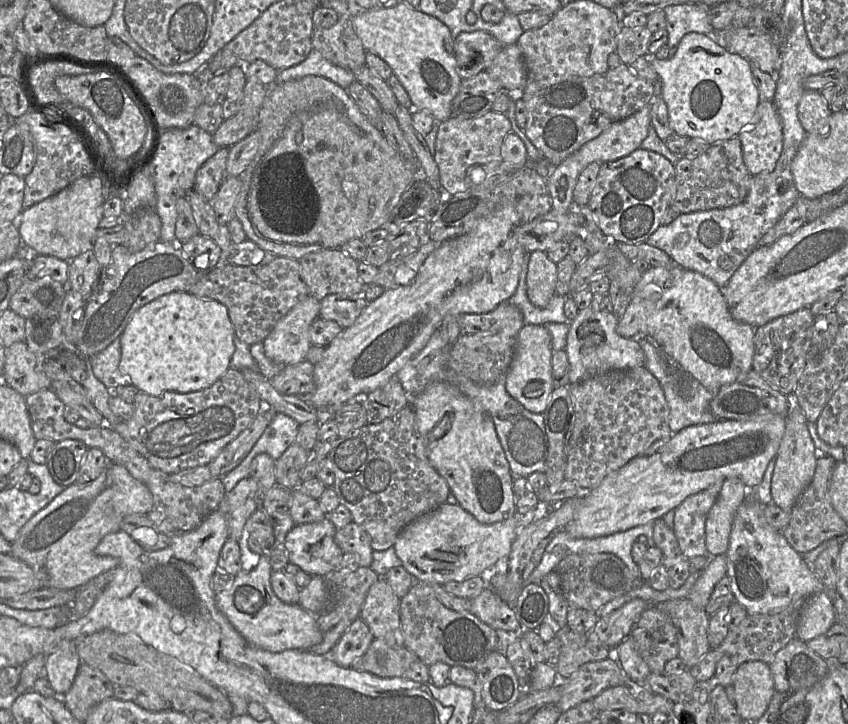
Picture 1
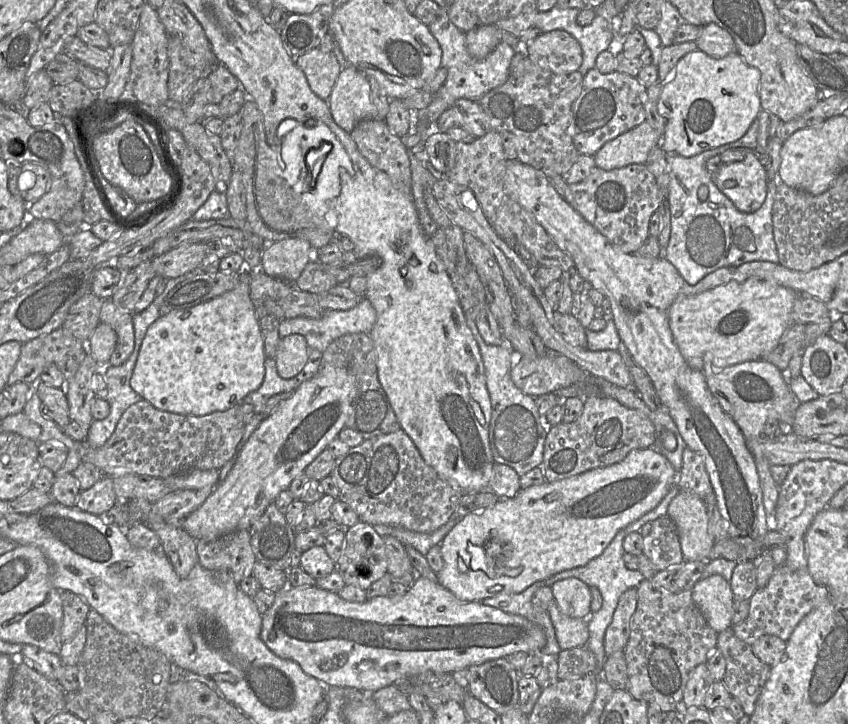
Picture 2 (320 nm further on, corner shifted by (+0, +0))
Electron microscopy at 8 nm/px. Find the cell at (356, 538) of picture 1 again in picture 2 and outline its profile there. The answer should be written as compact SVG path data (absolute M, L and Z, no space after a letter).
M359 520L345 529L343 551L335 564L346 585L366 590L387 573L383 538L372 525Z

